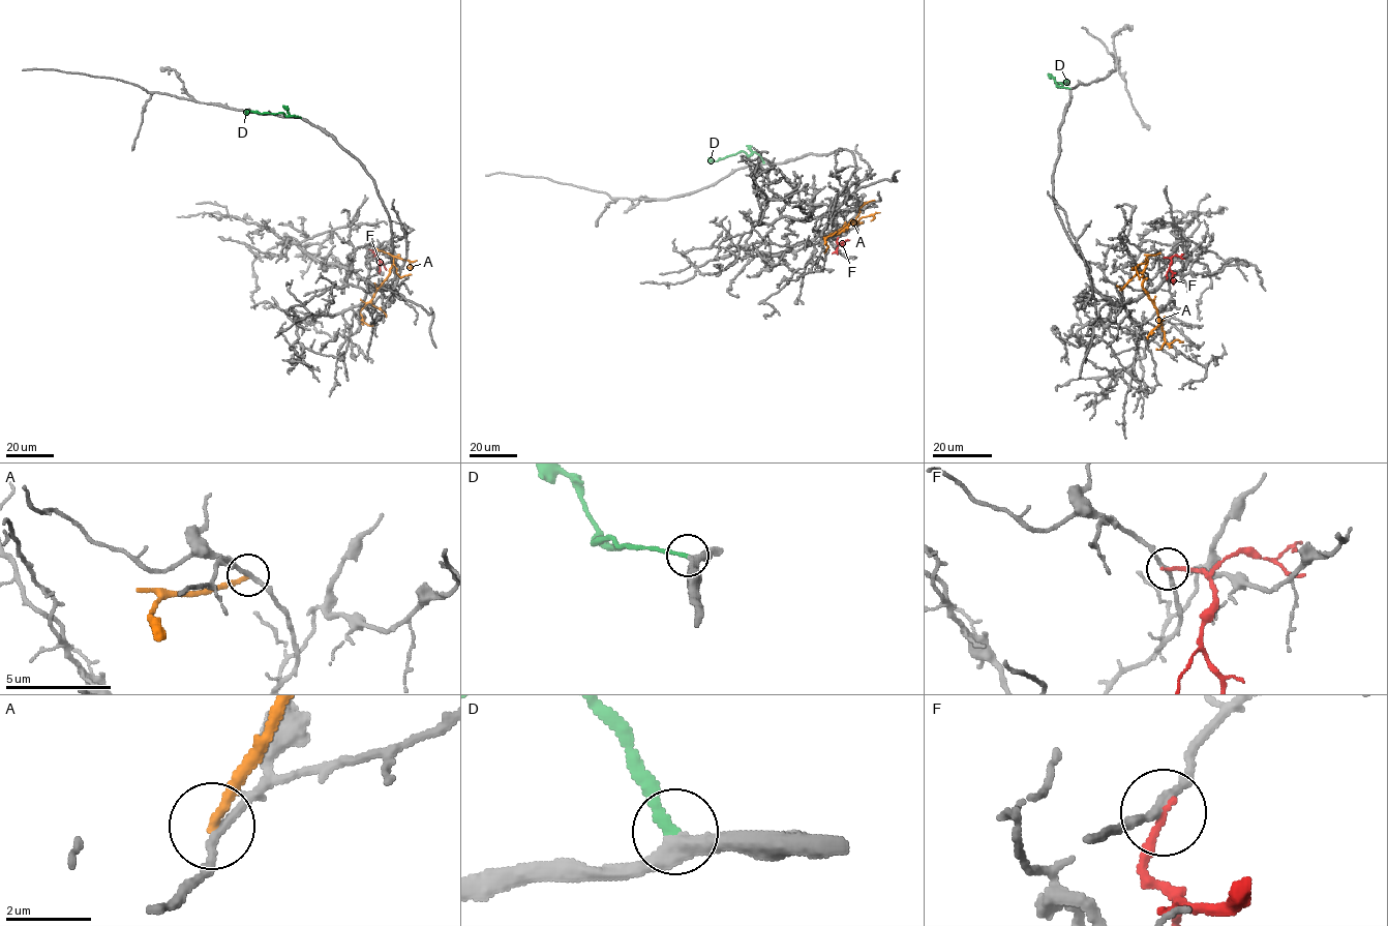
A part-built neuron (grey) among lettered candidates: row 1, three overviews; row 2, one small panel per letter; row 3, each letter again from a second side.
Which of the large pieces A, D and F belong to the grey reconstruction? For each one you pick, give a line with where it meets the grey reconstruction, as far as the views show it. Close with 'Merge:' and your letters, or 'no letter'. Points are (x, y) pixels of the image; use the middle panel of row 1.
D: contact (763, 162)
Merge: D

